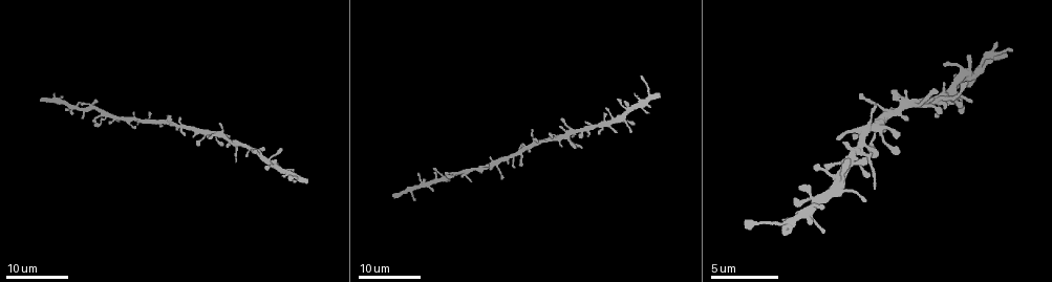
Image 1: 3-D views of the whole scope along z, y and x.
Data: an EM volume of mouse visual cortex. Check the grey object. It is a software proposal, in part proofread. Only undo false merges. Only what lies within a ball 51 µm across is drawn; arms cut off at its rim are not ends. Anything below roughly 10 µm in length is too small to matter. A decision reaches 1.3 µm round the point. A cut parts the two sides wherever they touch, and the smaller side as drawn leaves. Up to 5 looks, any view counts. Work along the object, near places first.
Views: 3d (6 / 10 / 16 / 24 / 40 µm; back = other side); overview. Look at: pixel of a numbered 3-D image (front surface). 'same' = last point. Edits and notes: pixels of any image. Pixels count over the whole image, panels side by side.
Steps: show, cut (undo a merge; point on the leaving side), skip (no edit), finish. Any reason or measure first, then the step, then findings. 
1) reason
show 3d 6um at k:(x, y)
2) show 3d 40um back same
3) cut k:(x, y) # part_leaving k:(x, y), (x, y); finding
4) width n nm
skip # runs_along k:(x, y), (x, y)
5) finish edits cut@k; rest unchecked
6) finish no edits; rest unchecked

sudden change in width
show 3d 16um at 1:(135, 120)

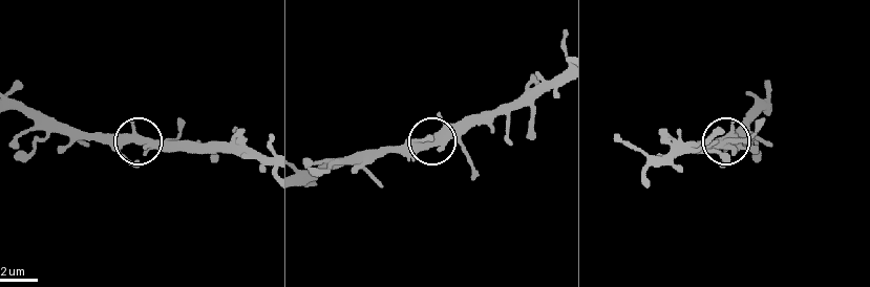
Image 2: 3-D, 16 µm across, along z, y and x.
show 3d 6um at 2:(141, 140)

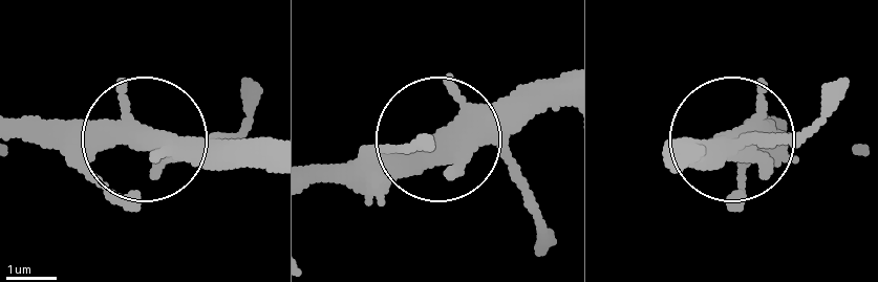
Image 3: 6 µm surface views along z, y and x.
arms 4
skip # runs_along 3:(272, 163), (197, 163), (134, 137), (21, 137); all the same neuron

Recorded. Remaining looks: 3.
two arms in line, one across
show 3d 24um at 1:(431, 181)

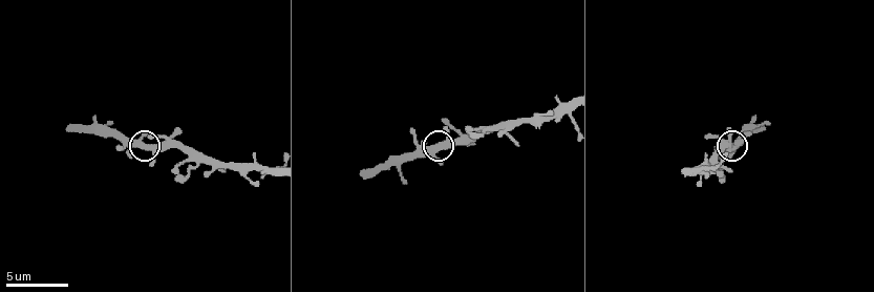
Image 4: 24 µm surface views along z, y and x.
show 3d 6um at 4:(439, 142)

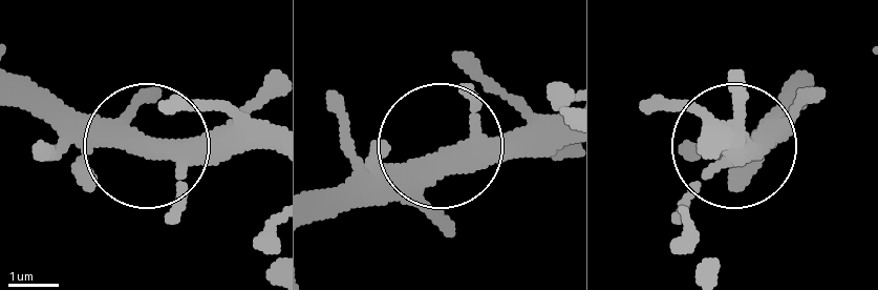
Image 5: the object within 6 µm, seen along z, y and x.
skip # runs_along 5:(270, 147), (131, 143), (36, 118); continuous, no second neuron

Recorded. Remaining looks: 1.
finish no edits; rest unchecked

